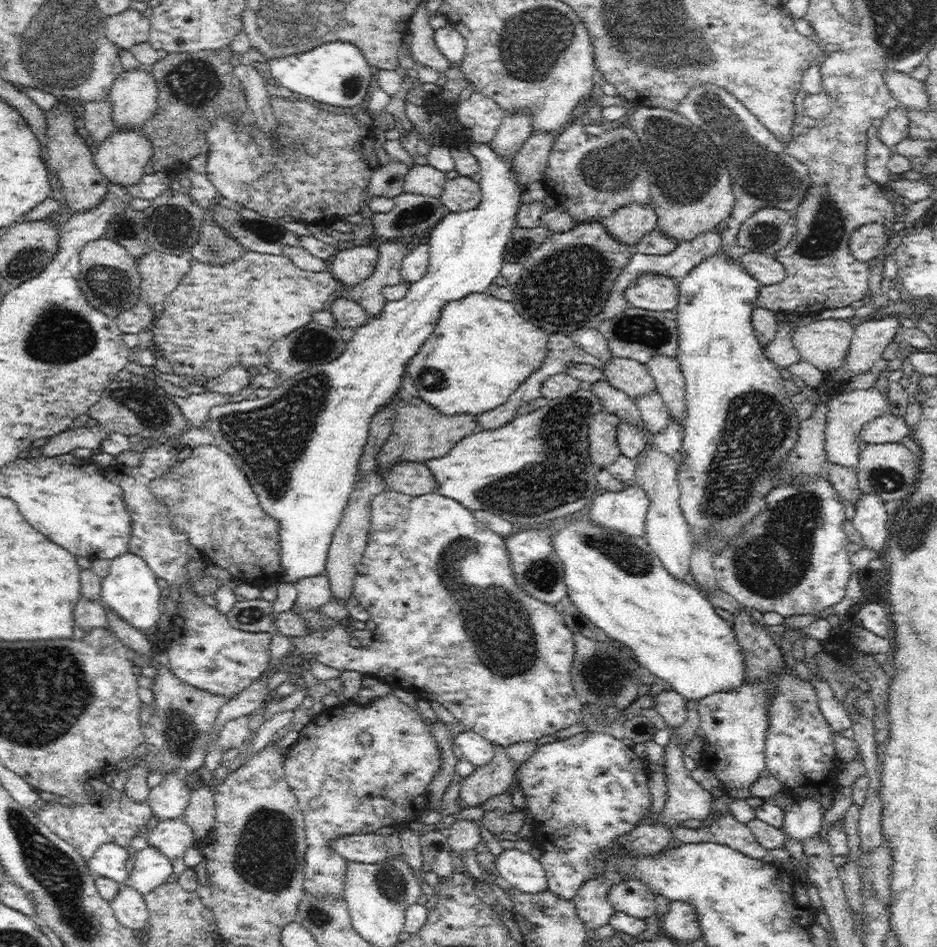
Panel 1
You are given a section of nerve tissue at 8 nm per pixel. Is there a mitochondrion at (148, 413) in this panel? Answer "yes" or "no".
yes

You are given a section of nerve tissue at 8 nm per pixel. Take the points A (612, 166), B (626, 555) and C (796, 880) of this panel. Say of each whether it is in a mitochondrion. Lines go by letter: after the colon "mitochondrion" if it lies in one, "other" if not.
A: mitochondrion
B: mitochondrion
C: other

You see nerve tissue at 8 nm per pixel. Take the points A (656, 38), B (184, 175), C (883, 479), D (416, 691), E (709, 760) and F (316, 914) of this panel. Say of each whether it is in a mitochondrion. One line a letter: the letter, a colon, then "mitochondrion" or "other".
A: mitochondrion
B: other
C: mitochondrion
D: other
E: other
F: mitochondrion

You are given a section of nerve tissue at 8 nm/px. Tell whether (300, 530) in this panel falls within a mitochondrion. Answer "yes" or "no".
no

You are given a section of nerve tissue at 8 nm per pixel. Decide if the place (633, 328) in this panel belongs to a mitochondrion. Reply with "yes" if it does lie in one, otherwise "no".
yes

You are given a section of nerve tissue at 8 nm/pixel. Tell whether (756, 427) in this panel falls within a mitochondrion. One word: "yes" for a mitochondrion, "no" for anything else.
yes

